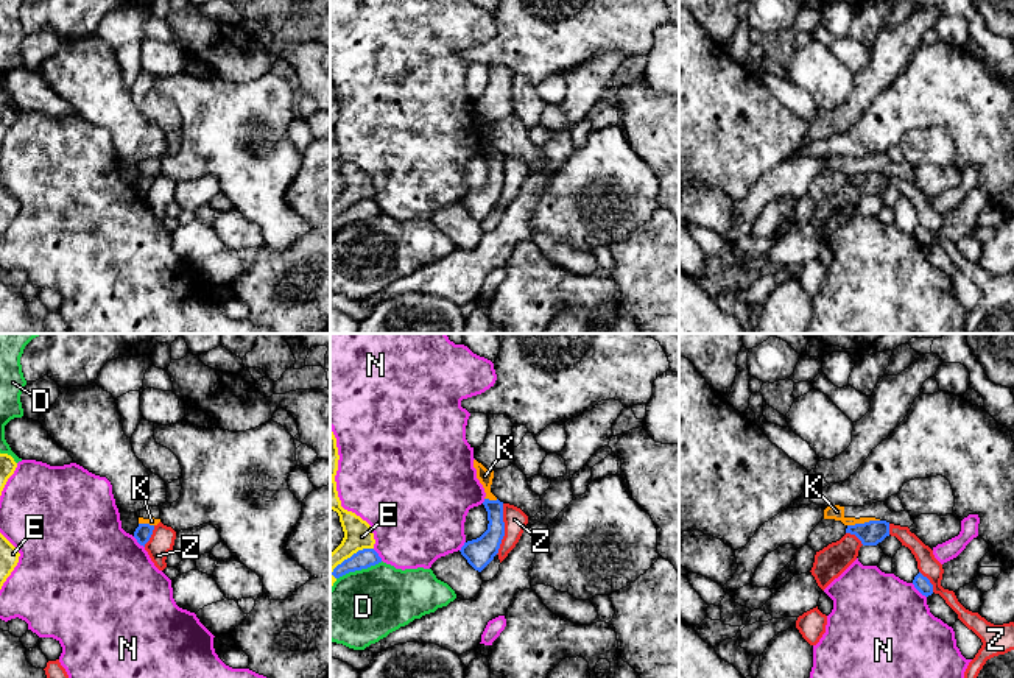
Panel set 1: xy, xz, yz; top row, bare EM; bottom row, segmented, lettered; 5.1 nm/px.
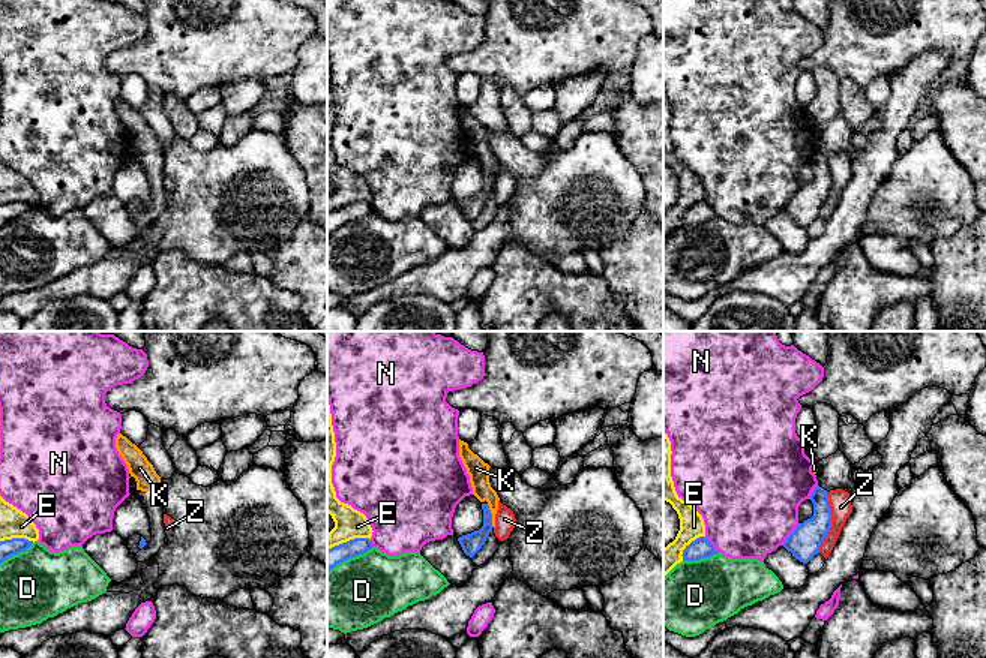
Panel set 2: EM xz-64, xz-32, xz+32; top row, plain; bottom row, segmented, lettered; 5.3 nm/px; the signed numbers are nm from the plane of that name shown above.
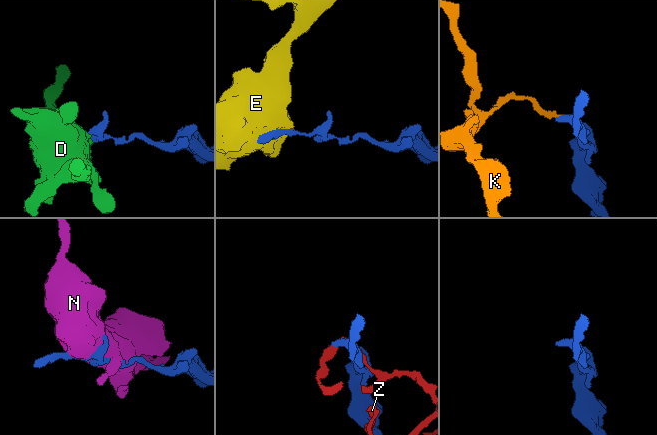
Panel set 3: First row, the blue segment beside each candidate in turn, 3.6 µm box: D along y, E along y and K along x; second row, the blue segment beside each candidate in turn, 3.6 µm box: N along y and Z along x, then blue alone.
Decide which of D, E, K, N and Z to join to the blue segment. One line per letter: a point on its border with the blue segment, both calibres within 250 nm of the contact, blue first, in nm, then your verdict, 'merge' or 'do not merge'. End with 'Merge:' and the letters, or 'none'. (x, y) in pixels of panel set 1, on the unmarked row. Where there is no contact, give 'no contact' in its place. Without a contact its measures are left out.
D: meets blue in xz at (359, 220); 100 nm thick on the blue side, 380 nm on the other; do not merge
E: meets blue in xz at (352, 206); 100 nm thick on the blue side, 150 nm on the other; do not merge
K: meets blue in yz at (865, 173); 120 nm thick on the blue side, 70 nm on the other; do not merge
N: meets blue in yz at (919, 242); 80 nm thick on the blue side, 500 nm on the other; do not merge
Z: meets blue in xz at (503, 180); 150 nm thick on the blue side, 120 nm on the other; do not merge
Merge: none

